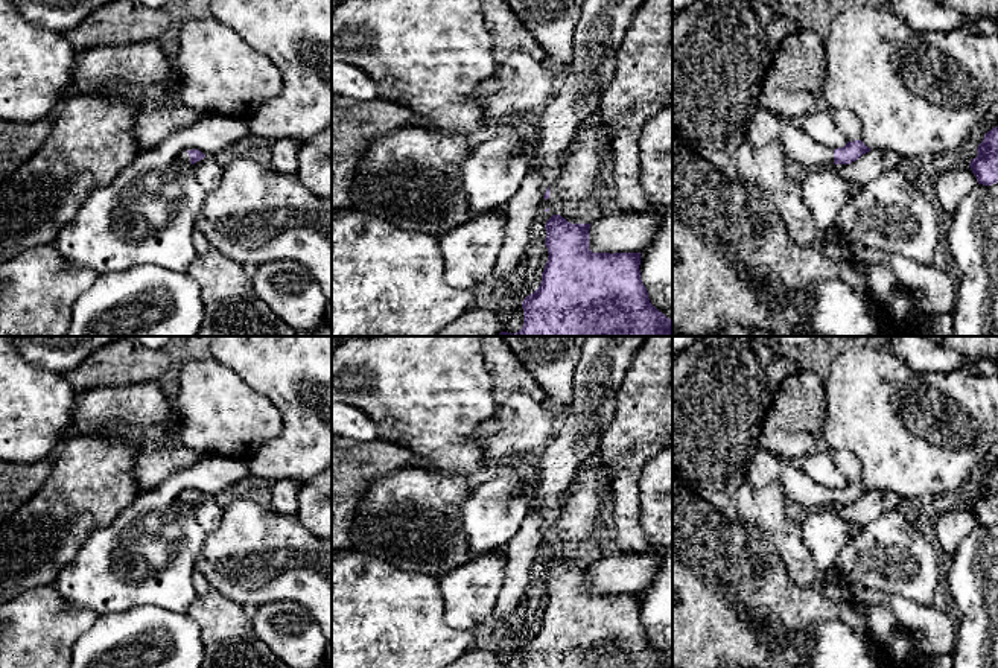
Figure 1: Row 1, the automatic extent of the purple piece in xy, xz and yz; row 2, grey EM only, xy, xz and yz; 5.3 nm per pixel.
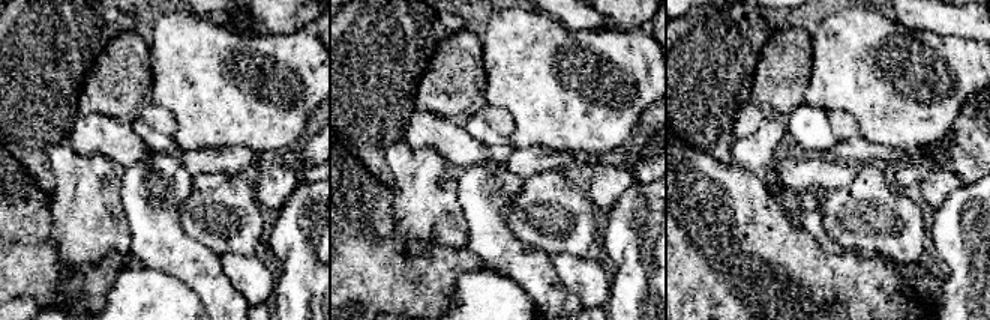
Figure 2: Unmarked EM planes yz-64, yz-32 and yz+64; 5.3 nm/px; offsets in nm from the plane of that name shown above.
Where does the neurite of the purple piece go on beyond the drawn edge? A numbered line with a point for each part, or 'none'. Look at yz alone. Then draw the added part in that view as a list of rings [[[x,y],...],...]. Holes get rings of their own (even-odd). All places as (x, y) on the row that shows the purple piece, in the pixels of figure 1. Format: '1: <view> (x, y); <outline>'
1: yz (765, 127); [[[759,107],[748,125],[747,143],[764,146],[773,140],[782,145],[787,158],[796,160],[808,172],[834,164],[834,149],[815,142],[803,131],[799,120],[785,119]]]

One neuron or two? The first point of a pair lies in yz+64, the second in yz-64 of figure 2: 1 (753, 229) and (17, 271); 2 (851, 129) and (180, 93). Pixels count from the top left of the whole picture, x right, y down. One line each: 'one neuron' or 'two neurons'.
1: one neuron
2: two neurons

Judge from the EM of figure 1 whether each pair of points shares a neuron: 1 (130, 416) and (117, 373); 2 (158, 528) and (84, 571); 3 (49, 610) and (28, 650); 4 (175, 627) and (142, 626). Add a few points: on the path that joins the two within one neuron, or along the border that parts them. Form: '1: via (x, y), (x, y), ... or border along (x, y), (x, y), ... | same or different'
1: border along (157, 379), (125, 385), (101, 385), (87, 391) | different
2: via (140, 547), (116, 571), (102, 571) | same
3: via (40, 620), (38, 629), (28, 641) | same
4: via (168, 626), (149, 626) | same

